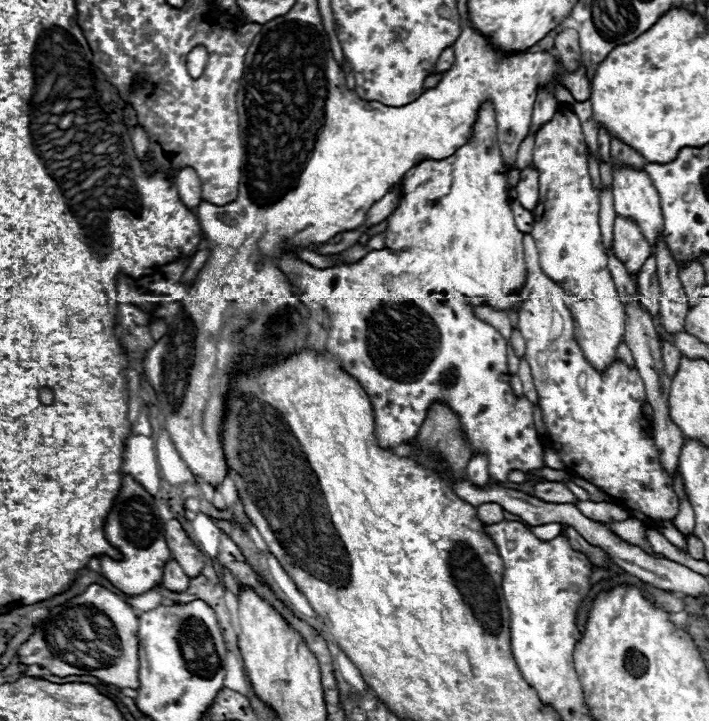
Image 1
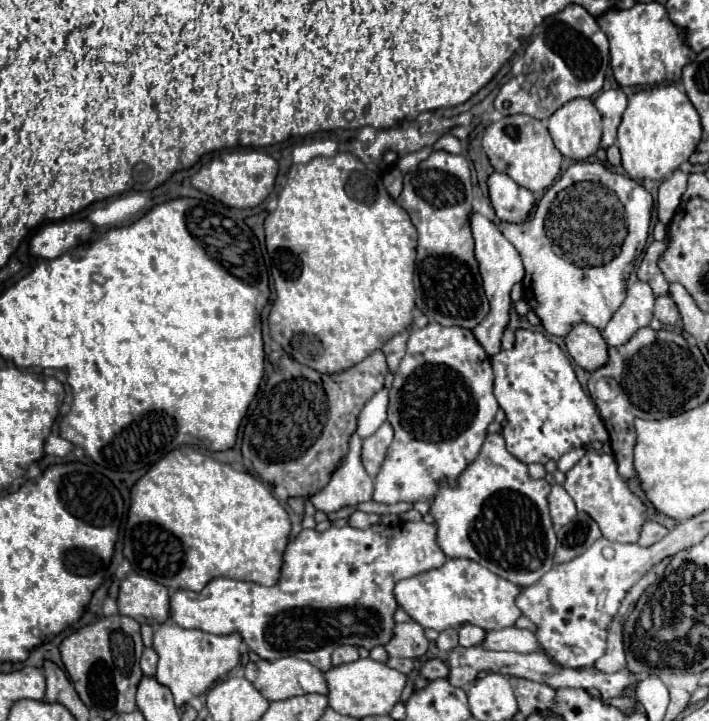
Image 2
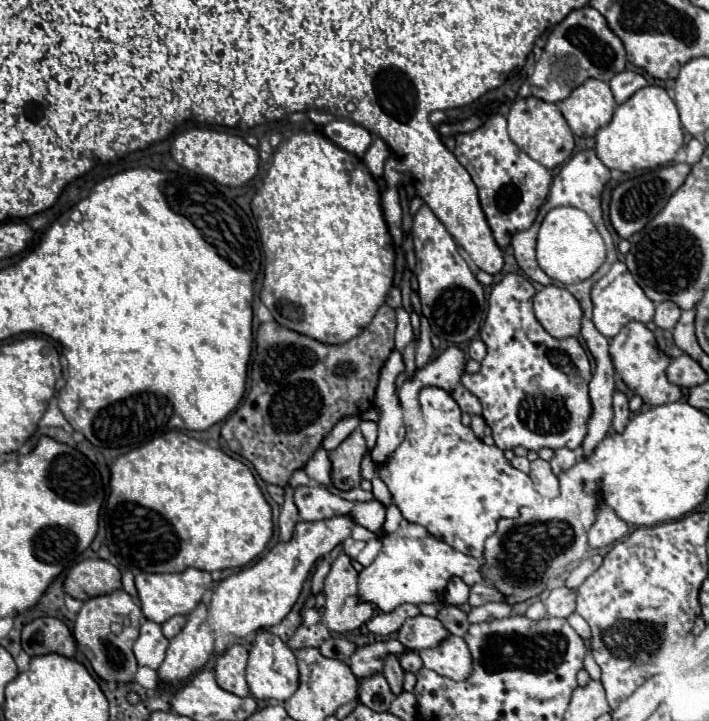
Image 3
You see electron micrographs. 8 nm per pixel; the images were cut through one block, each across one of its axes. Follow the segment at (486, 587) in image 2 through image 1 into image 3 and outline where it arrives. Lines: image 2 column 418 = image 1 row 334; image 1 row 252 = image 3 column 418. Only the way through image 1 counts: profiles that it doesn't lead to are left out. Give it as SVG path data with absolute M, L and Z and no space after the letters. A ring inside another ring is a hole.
M426 536L422 540L398 540L394 548L380 552L376 560L358 574L358 592L360 600L376 604L382 612L392 612L406 602L416 606L424 602L440 604L452 576L462 578L468 586L484 580L480 576L480 562L476 558L456 552L434 536Z

